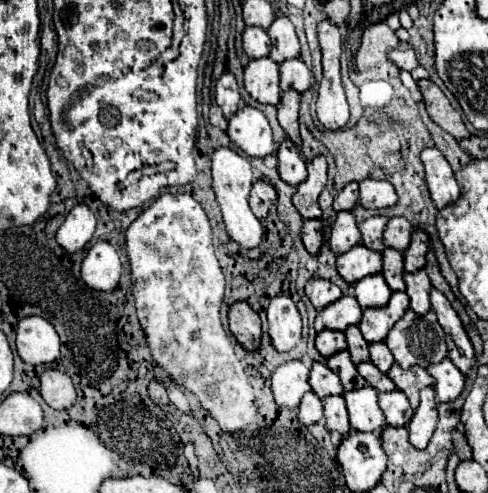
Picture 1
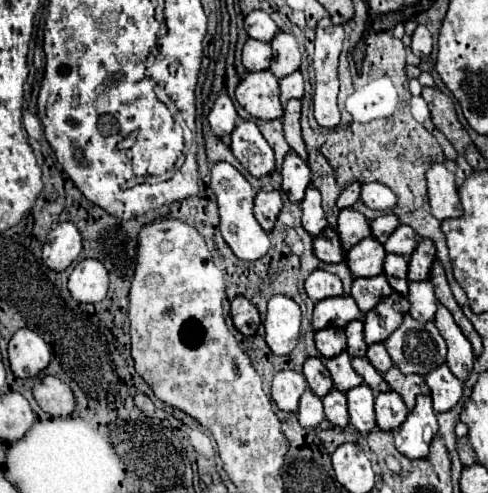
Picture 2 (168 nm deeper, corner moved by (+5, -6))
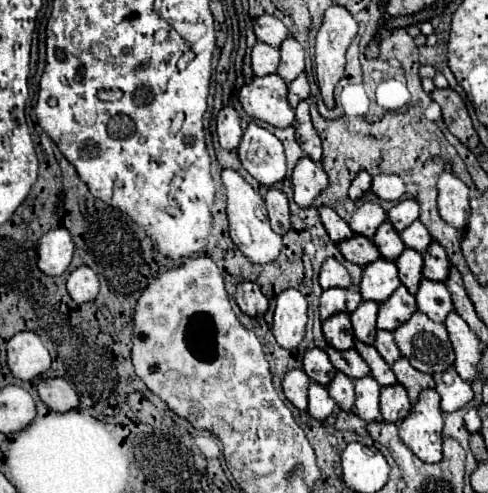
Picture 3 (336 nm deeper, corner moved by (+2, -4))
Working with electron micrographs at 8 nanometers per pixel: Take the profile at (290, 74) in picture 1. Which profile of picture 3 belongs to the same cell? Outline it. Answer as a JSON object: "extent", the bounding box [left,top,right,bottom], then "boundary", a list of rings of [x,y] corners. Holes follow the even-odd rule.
{"extent":[288,72,310,108],"boundary":[[[302,72],[296,80],[292,80],[288,84],[288,102],[290,106],[294,108],[300,100],[306,100],[310,96],[310,88],[308,88],[308,80],[306,80],[306,74]]]}

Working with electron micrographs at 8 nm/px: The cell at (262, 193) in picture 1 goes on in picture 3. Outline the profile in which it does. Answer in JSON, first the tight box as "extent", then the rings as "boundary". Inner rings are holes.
{"extent":[264,188,290,234],"boundary":[[[270,188],[268,194],[264,196],[266,208],[268,208],[268,218],[270,226],[276,234],[286,234],[290,228],[290,210],[288,210],[288,198],[282,190]]]}

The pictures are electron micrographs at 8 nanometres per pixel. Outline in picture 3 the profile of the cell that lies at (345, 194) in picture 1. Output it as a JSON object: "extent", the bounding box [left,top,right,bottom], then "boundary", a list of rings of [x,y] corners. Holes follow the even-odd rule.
{"extent":[348,172,372,200],"boundary":[[[358,172],[358,176],[356,176],[356,178],[352,180],[352,184],[350,184],[350,192],[348,192],[350,200],[362,198],[362,196],[370,190],[370,182],[372,182],[372,178],[370,178],[368,172]]]}

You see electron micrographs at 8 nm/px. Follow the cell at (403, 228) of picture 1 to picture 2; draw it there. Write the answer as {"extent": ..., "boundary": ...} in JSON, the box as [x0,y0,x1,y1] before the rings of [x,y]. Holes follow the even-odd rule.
{"extent":[385,224,419,258],"boundary":[[[399,224],[397,230],[385,242],[385,250],[409,258],[413,254],[413,250],[417,248],[417,244],[419,244],[417,232],[411,226],[407,226],[407,224]]]}

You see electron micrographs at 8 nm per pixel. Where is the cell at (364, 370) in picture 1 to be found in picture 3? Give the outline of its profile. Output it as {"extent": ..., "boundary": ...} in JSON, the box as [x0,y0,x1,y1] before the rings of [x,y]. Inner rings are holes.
{"extent":[354,342,396,386],"boundary":[[[356,342],[354,348],[356,348],[356,352],[364,358],[364,362],[370,366],[372,376],[374,376],[374,380],[376,380],[380,386],[392,386],[392,384],[396,384],[394,372],[390,370],[390,366],[384,362],[384,358],[378,354],[378,350],[376,350],[374,346]]]}

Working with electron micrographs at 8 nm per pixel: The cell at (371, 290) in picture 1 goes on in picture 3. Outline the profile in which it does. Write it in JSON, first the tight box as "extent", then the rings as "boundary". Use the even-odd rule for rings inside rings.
{"extent":[360,258,400,304],"boundary":[[[380,258],[364,268],[360,294],[362,294],[362,300],[372,300],[372,302],[382,304],[384,300],[392,296],[392,292],[398,286],[400,286],[400,280],[398,280],[396,264]]]}

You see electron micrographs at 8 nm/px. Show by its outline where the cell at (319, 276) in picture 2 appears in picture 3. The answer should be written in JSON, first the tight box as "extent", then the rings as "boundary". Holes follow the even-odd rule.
{"extent":[318,258,350,290],"boundary":[[[328,258],[320,268],[320,280],[318,282],[320,282],[322,290],[348,288],[350,276],[348,276],[348,270],[336,258]]]}

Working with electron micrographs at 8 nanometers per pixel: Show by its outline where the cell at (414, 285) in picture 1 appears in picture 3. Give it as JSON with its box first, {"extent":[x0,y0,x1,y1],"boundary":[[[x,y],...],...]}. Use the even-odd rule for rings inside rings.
{"extent":[416,278,454,322],"boundary":[[[426,278],[420,282],[420,290],[416,294],[416,304],[418,304],[418,310],[434,322],[444,322],[446,314],[454,308],[450,294],[446,290],[446,284],[432,282]]]}

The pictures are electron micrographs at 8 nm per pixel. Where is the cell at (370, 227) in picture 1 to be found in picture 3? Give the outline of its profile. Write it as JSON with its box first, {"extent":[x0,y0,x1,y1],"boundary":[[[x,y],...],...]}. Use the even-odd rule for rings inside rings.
{"extent":[386,198,420,232],"boundary":[[[408,198],[408,200],[400,200],[400,202],[398,202],[394,208],[390,208],[386,214],[388,214],[388,222],[390,222],[398,232],[402,232],[406,226],[410,226],[410,224],[418,218],[420,206],[418,206],[416,200]]]}

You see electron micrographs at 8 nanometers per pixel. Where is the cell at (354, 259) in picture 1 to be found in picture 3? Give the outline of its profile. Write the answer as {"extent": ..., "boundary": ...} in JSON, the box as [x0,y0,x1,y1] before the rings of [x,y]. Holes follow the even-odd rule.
{"extent":[372,222,406,262],"boundary":[[[384,222],[384,224],[378,228],[378,232],[374,234],[372,242],[376,244],[380,256],[382,256],[384,260],[392,260],[392,262],[394,262],[394,260],[402,254],[402,250],[406,248],[406,246],[402,244],[402,240],[400,240],[400,234],[394,230],[394,226],[392,226],[390,222]]]}

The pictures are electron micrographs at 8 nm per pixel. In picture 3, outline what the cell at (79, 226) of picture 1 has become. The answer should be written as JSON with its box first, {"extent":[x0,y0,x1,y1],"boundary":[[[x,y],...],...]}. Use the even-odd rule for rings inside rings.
{"extent":[38,228,74,276],"boundary":[[[66,228],[46,232],[38,242],[38,268],[44,274],[60,276],[68,270],[74,256],[74,240]]]}

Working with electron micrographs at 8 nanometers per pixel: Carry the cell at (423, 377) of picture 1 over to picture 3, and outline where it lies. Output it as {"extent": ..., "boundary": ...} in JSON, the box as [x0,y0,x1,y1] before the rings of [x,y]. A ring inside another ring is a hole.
{"extent":[392,356,436,404],"boundary":[[[404,356],[392,364],[392,370],[394,370],[396,378],[398,378],[398,384],[402,384],[406,388],[410,404],[416,404],[420,390],[436,386],[436,382],[434,382],[434,378],[430,374],[424,374],[424,372],[418,372],[416,368],[412,368],[410,362],[404,360]]]}

